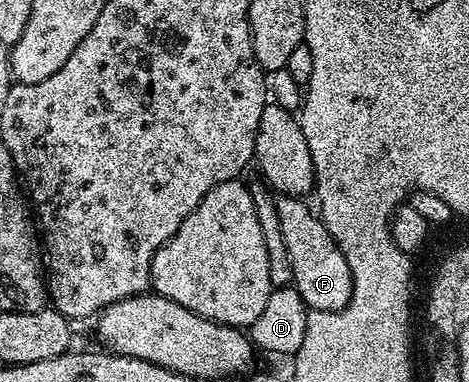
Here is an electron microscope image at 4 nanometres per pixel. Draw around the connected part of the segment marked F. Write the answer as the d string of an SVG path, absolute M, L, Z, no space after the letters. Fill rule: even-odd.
M280 196L276 199L282 240L286 240L286 252L290 252L292 286L301 294L308 310L341 310L352 298L350 264L346 264L346 256L342 256L324 221L306 203L304 198Z

